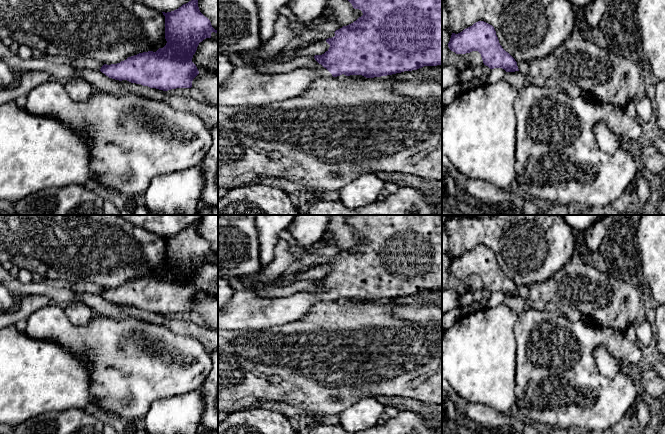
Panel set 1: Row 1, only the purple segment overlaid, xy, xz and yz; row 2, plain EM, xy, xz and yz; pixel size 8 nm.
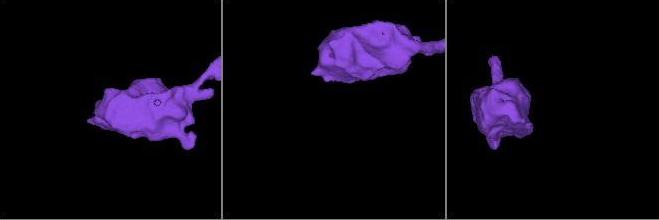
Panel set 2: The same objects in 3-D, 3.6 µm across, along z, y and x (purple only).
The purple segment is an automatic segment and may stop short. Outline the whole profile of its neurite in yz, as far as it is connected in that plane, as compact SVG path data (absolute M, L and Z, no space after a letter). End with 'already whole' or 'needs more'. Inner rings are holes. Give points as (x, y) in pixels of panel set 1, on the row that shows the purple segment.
M478 21L458 34L452 33L448 47L456 54L478 51L484 65L490 69L502 68L506 72L520 71L528 78L528 64L516 62L500 45L494 27L484 21Z | needs more

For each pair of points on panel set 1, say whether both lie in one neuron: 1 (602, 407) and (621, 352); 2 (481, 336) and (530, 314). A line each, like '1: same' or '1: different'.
1: same
2: different

